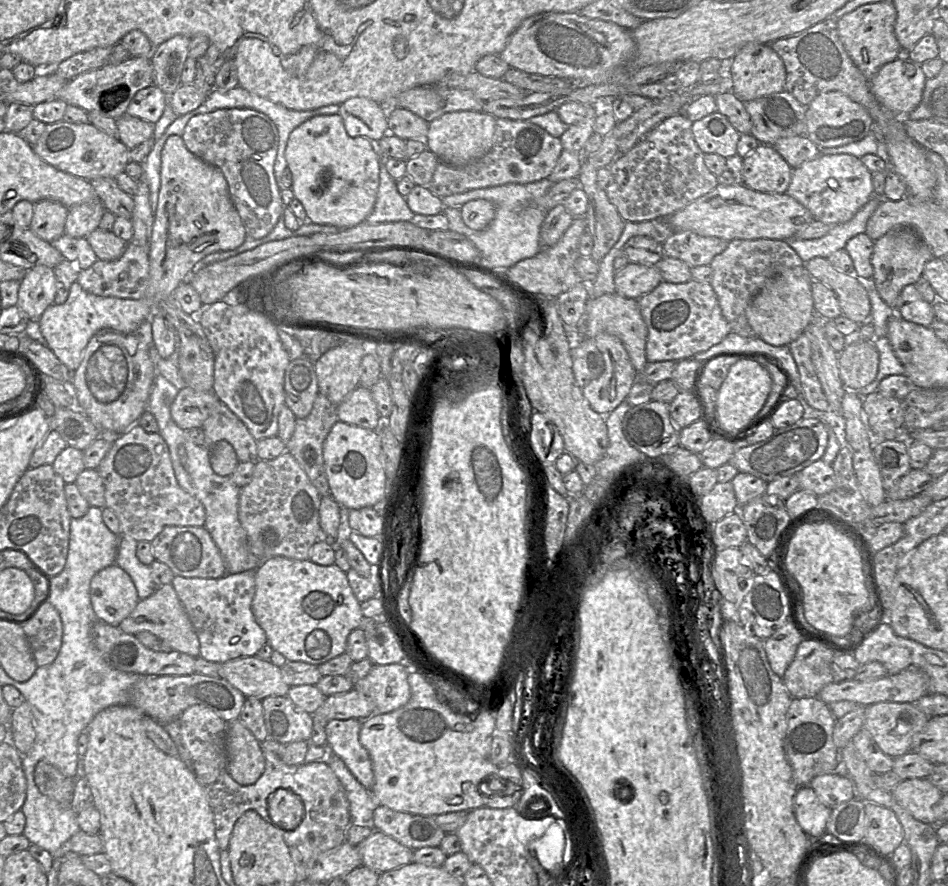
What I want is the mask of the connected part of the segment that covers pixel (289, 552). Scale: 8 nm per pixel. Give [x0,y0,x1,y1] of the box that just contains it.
[238,450,327,561]

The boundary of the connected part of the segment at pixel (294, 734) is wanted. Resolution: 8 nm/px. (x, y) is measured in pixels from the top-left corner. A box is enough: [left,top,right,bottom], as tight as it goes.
[261,696,314,745]

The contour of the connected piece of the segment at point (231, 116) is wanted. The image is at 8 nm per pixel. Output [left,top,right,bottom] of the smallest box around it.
[182,109,288,239]

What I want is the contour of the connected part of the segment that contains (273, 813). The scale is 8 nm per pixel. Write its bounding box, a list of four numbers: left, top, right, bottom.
[268,789,305,831]

